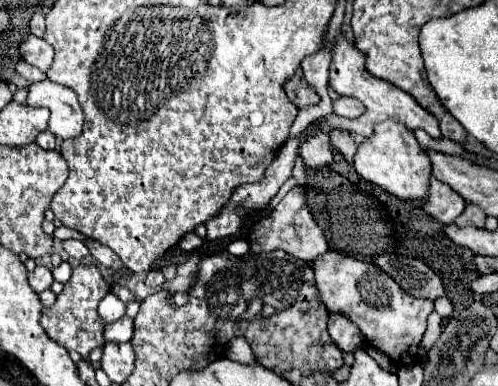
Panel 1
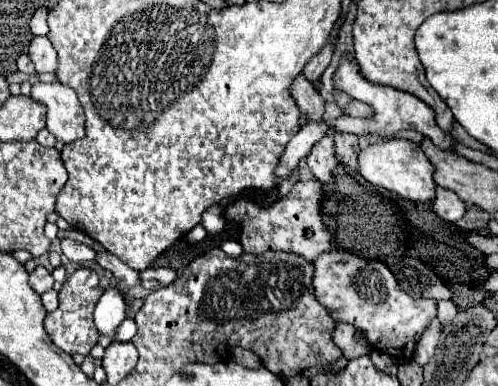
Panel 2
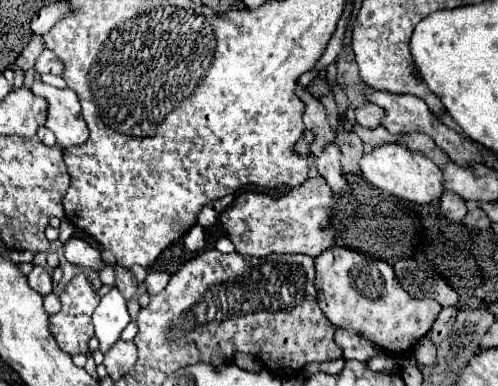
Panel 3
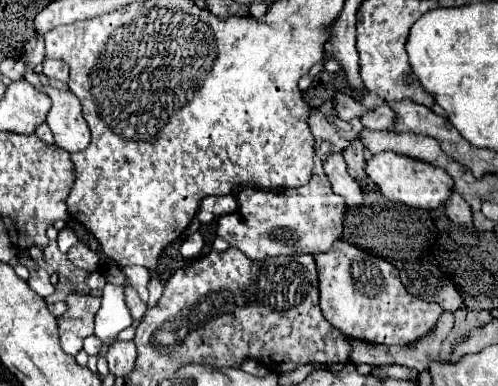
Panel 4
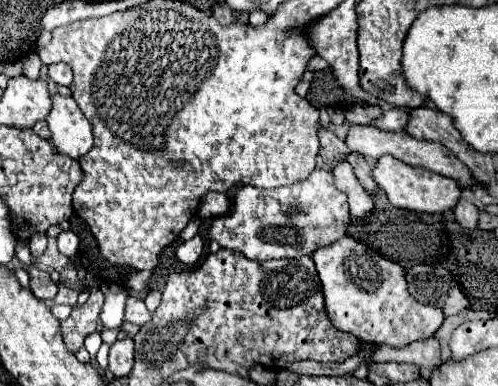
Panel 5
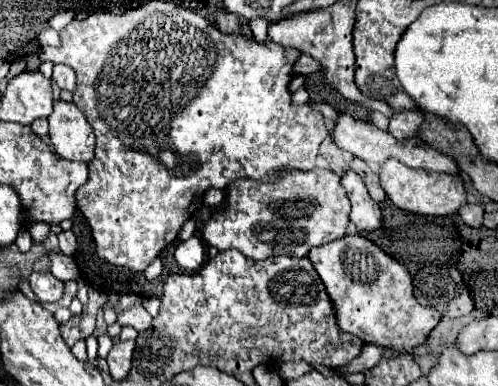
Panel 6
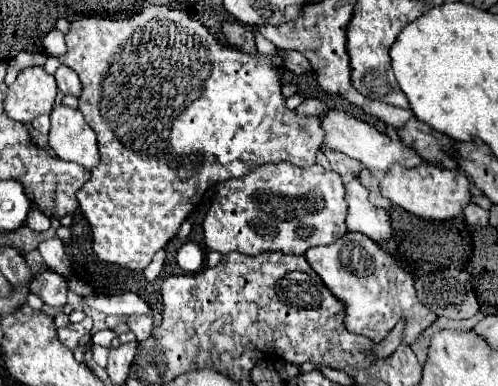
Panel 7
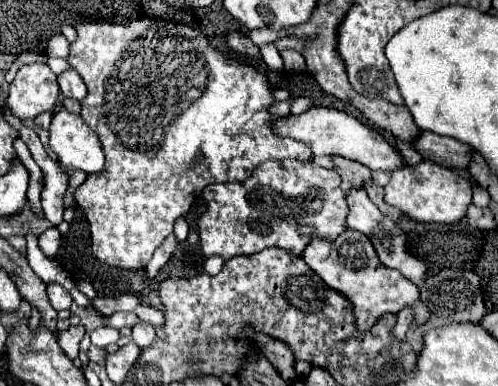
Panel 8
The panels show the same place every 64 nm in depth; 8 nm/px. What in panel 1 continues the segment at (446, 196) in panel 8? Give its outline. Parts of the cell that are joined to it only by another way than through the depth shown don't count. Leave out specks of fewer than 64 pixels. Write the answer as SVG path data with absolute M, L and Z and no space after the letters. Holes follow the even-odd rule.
M394 122L378 124L374 128L374 136L366 138L366 142L358 146L358 152L354 156L354 168L364 180L384 188L386 192L402 200L428 198L430 172L432 172L430 158L426 156L424 148L420 148L420 144L416 142L412 130L402 128L402 124L394 124Z

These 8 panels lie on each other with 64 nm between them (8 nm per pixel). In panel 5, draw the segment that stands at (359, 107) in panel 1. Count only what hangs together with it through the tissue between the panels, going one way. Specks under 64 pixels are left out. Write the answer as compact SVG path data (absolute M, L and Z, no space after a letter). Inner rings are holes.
M388 108L374 122L374 126L378 126L380 130L386 130L386 132L404 132L408 120L410 120L410 112L406 108Z

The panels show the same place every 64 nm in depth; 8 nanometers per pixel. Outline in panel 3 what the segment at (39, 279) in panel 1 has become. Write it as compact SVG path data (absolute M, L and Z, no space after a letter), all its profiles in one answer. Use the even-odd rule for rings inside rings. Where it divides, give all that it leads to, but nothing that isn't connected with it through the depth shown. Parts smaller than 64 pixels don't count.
M34 265L30 274L28 274L28 284L42 296L48 296L52 292L52 280L46 268L40 265Z

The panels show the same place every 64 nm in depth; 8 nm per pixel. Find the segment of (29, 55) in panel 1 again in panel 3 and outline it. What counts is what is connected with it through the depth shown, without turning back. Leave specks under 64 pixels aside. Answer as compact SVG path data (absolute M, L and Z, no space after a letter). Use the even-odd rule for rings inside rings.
M46 48L46 50L38 56L38 60L36 60L36 70L38 70L38 74L50 72L50 74L62 76L62 74L64 74L64 64L60 64L60 60Z

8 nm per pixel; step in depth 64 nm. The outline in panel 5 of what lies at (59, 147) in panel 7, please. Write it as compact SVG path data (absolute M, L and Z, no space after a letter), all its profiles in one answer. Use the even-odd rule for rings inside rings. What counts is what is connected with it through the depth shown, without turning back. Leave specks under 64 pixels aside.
M60 94L52 96L52 112L46 122L52 132L52 144L56 150L68 158L82 158L94 146L92 126L80 112L78 104L72 98Z

